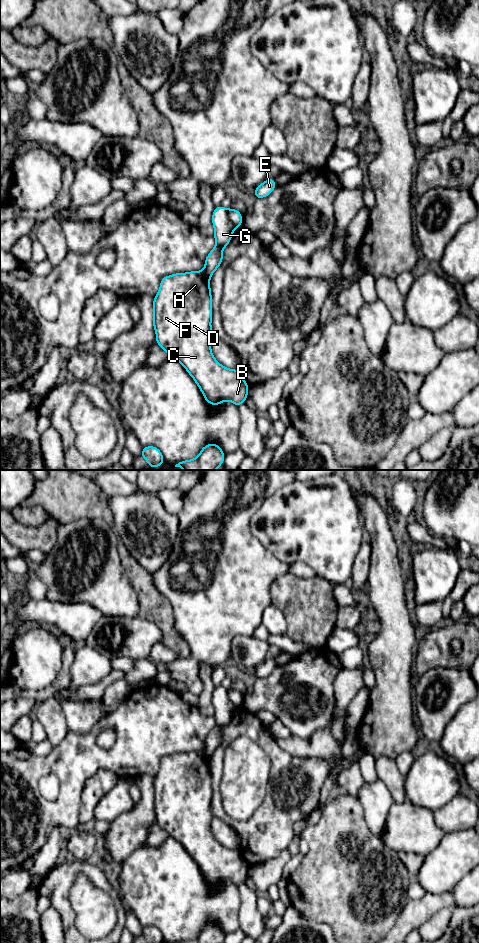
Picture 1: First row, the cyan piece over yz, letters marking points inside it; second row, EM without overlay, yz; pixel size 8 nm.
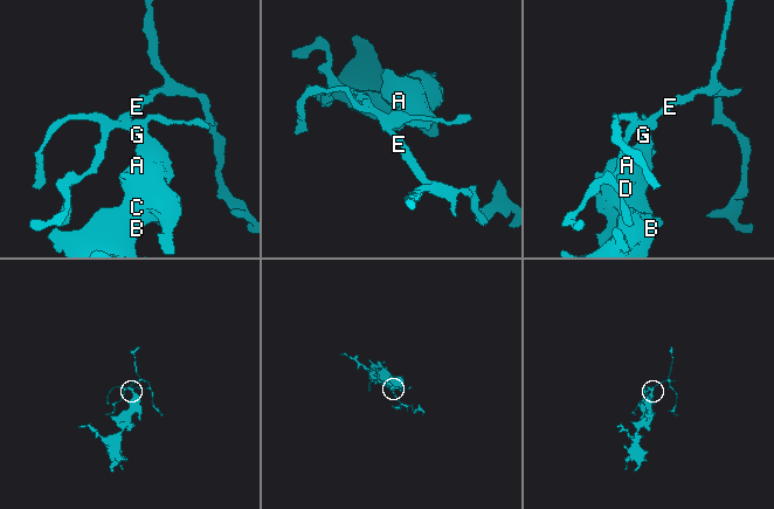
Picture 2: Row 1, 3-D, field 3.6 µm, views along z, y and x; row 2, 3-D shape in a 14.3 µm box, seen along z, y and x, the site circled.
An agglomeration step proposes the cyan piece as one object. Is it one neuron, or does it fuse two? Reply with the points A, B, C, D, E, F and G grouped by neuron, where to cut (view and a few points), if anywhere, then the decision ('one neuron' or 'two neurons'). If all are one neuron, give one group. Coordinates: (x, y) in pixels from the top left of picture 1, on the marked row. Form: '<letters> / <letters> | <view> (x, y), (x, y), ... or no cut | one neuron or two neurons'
A B C D F G / E | yz (227, 209), (229, 219), (236, 226) | two neurons

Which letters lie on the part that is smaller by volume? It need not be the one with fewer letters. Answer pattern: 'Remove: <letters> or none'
Remove: E

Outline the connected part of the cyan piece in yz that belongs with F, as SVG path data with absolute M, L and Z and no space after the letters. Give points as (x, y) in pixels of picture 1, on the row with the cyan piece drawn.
M215 207L212 214L214 226L215 247L205 258L202 271L175 273L163 277L160 289L153 300L153 327L156 333L156 343L168 353L190 374L201 390L206 402L218 406L224 401L230 401L237 407L246 402L249 387L238 369L228 369L222 366L213 356L211 341L212 333L212 295L209 285L212 274L223 261L222 252L230 243L236 226L228 217L228 209Z

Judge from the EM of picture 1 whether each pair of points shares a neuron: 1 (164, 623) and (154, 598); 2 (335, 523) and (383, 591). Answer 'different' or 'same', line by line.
1: same
2: different

